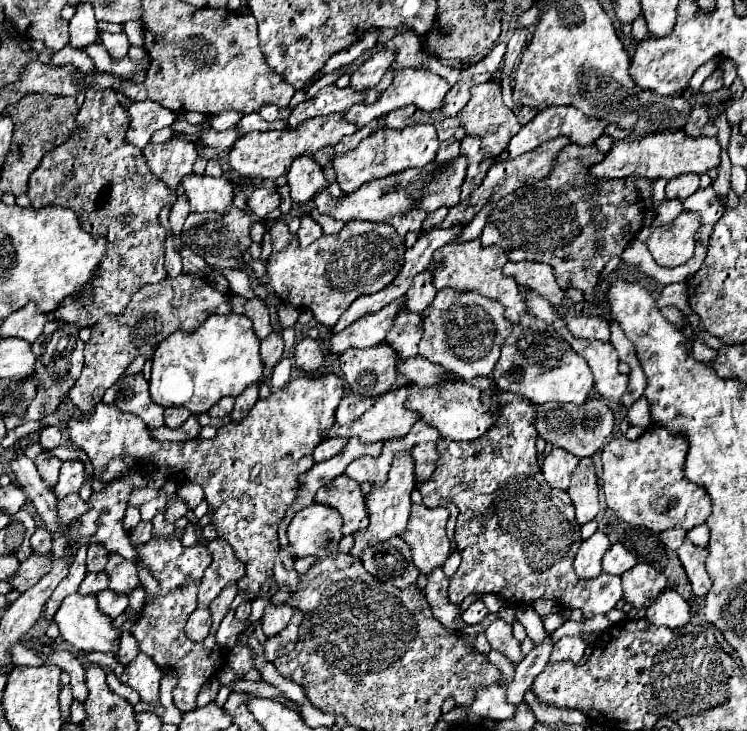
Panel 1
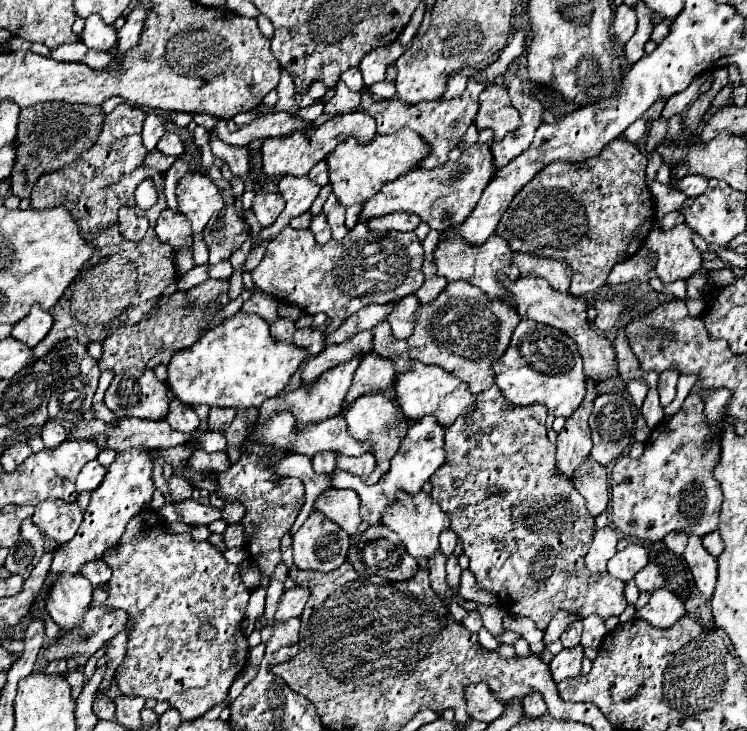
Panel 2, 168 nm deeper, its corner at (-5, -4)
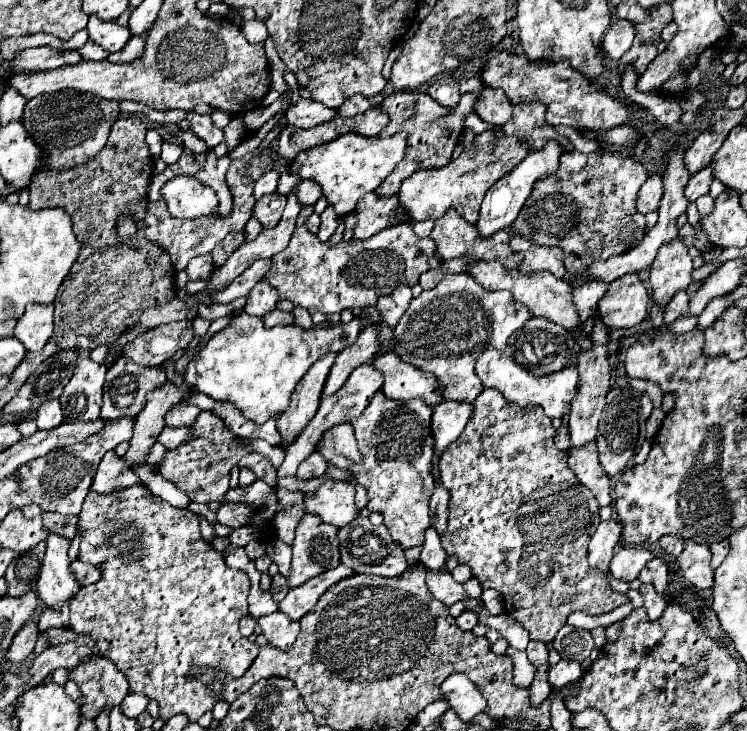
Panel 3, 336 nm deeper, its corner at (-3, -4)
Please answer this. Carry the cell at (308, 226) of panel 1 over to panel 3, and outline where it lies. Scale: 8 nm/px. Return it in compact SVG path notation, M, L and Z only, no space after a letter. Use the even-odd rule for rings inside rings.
M327 206L325 212L321 214L321 228L319 228L319 234L317 234L319 240L321 240L321 242L327 242L327 240L335 234L339 222L341 222L339 214L337 214L331 206Z

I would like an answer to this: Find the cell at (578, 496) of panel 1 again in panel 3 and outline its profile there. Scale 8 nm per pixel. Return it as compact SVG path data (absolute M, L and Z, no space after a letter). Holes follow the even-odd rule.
M595 442L569 450L569 468L577 474L581 484L595 494L599 506L611 504L611 480L607 478L603 466L599 464Z

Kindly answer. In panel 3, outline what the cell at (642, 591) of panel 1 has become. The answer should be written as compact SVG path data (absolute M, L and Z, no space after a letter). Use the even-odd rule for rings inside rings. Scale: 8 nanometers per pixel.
M653 558L639 574L639 580L641 582L649 582L655 586L655 590L659 594L663 594L665 586L667 586L667 576L669 576L669 570L667 570L667 564L661 560L661 558Z

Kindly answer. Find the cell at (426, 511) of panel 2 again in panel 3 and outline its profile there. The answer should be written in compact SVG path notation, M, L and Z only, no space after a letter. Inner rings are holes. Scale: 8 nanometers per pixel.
M377 392L367 410L353 422L363 460L355 468L347 468L347 472L357 476L355 482L367 488L369 512L381 512L393 540L403 548L423 544L423 532L431 526L429 498L435 488L431 476L431 416L433 408L425 400L401 402Z

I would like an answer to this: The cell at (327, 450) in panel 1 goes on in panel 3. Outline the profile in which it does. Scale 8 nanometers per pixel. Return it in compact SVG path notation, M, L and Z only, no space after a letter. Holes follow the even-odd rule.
M313 452L307 460L301 462L301 466L297 470L297 478L301 482L311 480L311 478L319 478L325 474L325 470L327 470L327 462L323 460L323 456L319 452Z

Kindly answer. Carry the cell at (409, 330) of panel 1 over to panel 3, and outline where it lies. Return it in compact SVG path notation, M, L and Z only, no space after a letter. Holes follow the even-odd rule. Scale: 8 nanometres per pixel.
M399 286L395 288L393 294L389 296L379 296L377 300L377 310L383 318L383 322L389 326L389 328L395 328L395 324L401 320L401 316L405 314L409 302L411 302L411 288L409 286Z

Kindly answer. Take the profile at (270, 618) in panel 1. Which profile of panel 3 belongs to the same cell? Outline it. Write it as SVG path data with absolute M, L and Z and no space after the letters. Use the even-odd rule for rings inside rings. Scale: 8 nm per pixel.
M339 564L337 568L327 570L321 576L311 578L307 584L303 584L295 590L289 590L287 598L279 602L279 610L285 612L291 620L299 620L301 616L305 616L317 604L317 600L321 598L321 594L325 590L329 590L333 584L337 584L339 580L349 578L353 574L355 574L353 568L347 568L347 566Z

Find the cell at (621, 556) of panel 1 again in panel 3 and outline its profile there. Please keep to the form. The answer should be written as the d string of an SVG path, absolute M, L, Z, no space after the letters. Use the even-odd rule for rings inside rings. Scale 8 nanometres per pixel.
M623 546L611 560L611 574L619 580L625 580L625 582L633 582L641 568L653 560L653 552L647 550L647 548L635 548L635 546Z

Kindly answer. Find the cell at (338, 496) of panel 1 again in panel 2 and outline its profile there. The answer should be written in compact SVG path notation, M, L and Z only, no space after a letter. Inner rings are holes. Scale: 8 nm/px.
M327 488L315 502L315 510L325 514L329 520L339 524L349 536L357 532L361 524L359 496L353 490Z

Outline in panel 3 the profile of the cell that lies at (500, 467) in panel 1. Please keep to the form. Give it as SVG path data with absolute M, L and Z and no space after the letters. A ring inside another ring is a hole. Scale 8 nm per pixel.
M487 388L483 390L477 400L473 402L475 404L475 414L473 418L467 422L465 430L461 432L461 436L449 444L441 458L439 458L439 476L443 480L443 486L451 492L451 502L449 502L449 524L441 536L441 542L443 542L443 548L447 552L447 556L455 556L459 560L459 564L467 564L473 572L473 576L481 582L483 588L493 588L501 594L503 598L503 608L505 612L517 620L525 630L529 630L531 634L531 640L539 640L539 642L545 642L549 644L555 634L559 632L559 626L565 624L567 616L571 612L587 612L587 614L593 614L593 616L599 616L599 614L605 614L605 612L611 612L615 610L617 606L629 602L629 598L625 594L619 594L615 592L609 582L607 582L607 576L599 570L587 570L587 544L595 532L595 528L599 526L601 518L599 518L599 504L595 504L595 498L591 496L591 492L587 492L587 488L583 488L583 484L579 484L577 476L571 474L571 468L567 466L567 452L565 450L559 450L553 442L553 436L555 436L555 428L551 424L551 418L543 412L543 408L539 406L525 406L525 408L519 408L517 404L511 404L503 398L501 392L495 392L495 388Z

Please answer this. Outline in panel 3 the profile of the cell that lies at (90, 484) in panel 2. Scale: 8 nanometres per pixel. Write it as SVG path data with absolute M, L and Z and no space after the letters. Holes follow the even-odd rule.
M109 450L99 464L91 490L99 494L111 494L115 488L125 490L133 484L139 484L137 474L131 468L127 468L127 464L123 464L123 460L113 450Z

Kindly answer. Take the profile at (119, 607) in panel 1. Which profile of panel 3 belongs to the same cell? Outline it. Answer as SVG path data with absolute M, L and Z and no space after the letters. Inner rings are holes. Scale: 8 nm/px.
M77 636L77 640L71 644L59 644L55 648L47 648L43 654L35 658L35 662L29 668L29 686L39 686L43 680L53 674L57 668L73 668L79 664L81 658L95 652L95 644L89 636Z

